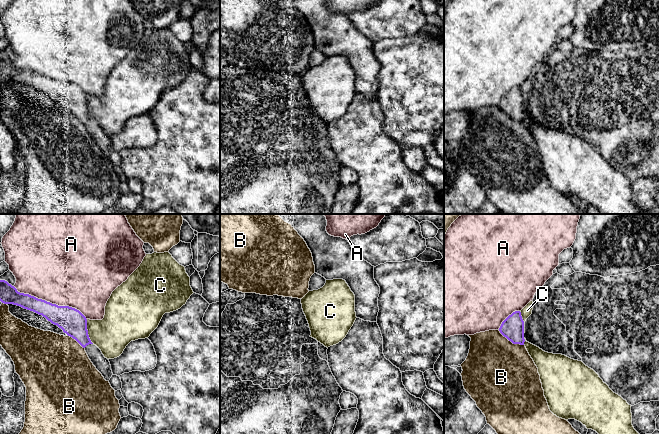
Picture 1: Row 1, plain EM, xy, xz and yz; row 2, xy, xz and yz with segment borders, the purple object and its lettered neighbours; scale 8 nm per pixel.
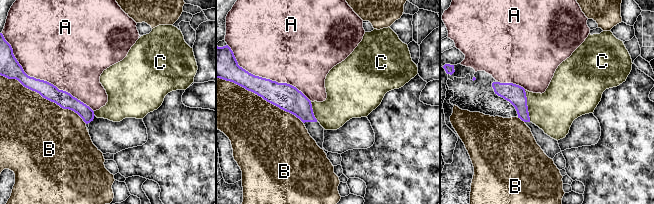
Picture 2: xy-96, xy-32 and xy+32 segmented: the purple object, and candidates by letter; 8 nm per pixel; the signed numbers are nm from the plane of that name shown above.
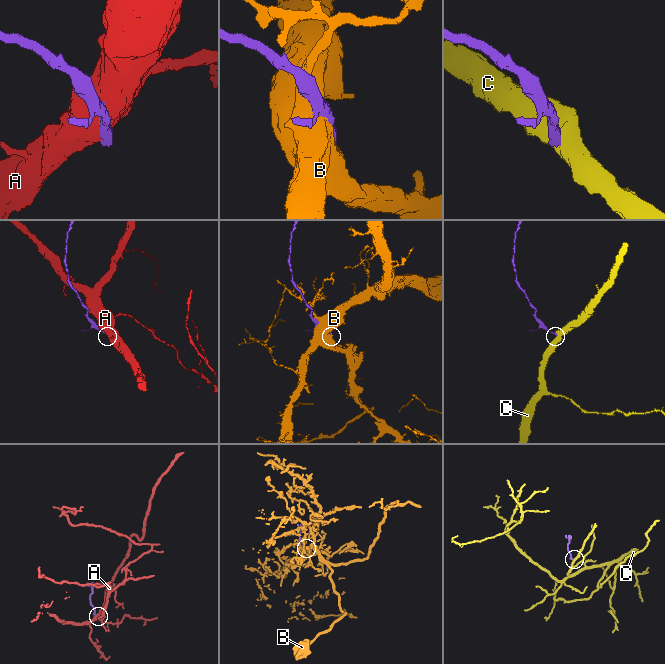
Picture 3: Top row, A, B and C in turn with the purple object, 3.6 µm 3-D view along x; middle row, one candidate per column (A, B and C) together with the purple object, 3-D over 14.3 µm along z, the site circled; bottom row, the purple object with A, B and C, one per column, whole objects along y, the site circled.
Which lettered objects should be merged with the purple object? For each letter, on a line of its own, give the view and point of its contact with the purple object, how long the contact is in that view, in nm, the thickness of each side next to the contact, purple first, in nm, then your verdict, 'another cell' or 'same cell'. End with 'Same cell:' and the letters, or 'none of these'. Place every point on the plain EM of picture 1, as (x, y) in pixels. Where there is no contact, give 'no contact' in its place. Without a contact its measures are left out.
A: contact xy (49, 78); length 650 nm; calibres 200 and 500 nm; another cell
B: contact yz (511, 117); length 240 nm; calibres 180 and 480 nm; another cell
C: contact xy (87, 107); length 200 nm; calibres 200 and 300 nm; another cell
Same cell: none of these

